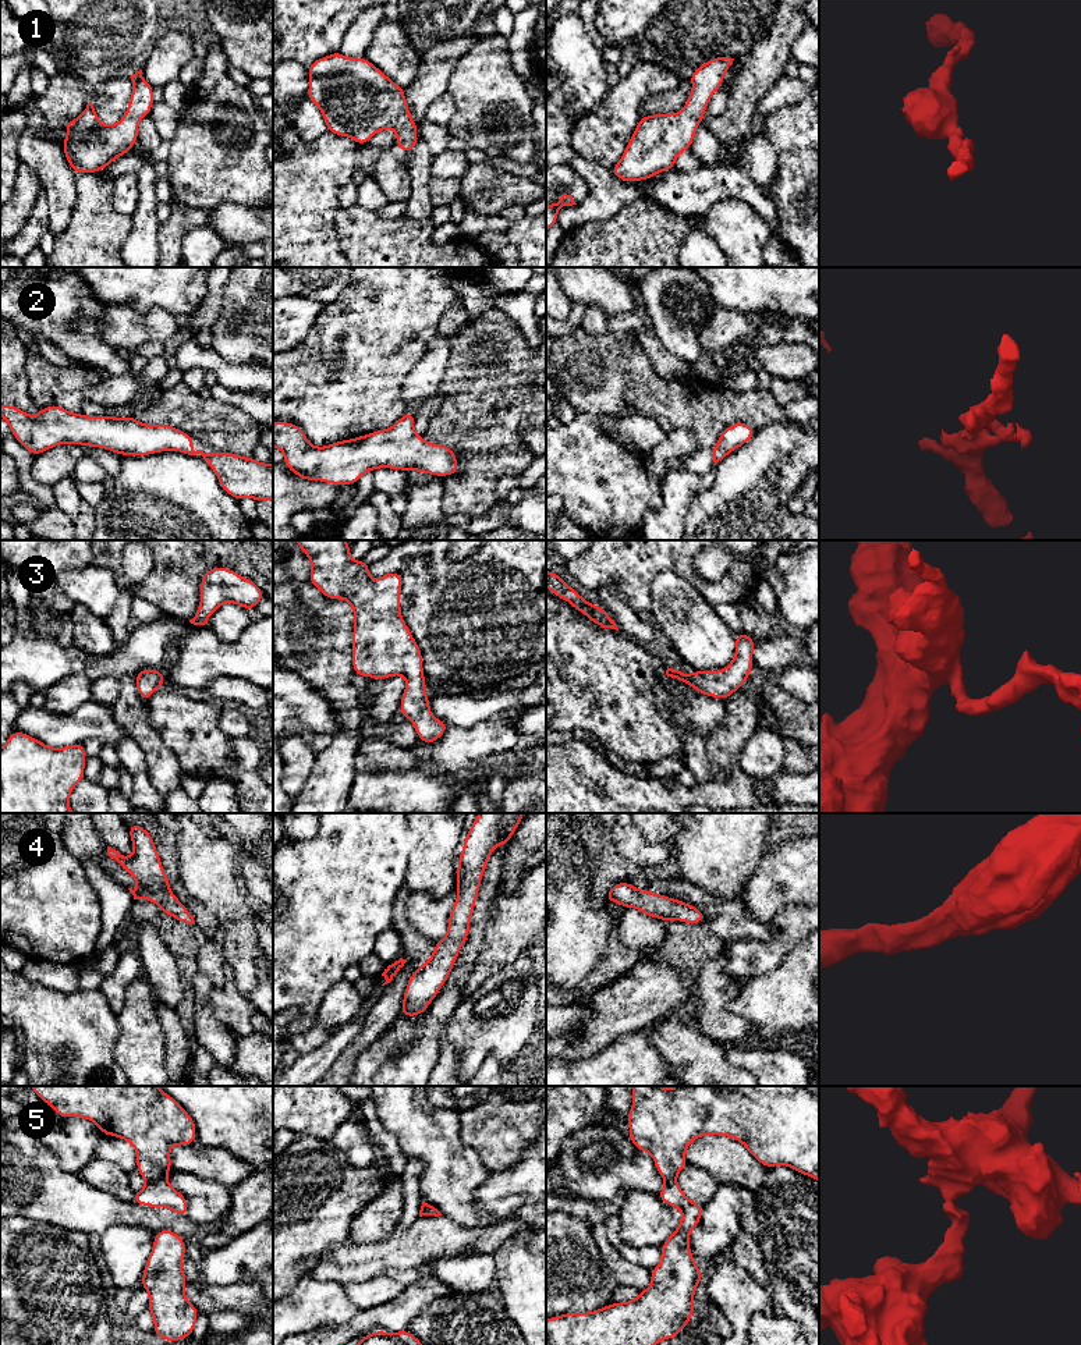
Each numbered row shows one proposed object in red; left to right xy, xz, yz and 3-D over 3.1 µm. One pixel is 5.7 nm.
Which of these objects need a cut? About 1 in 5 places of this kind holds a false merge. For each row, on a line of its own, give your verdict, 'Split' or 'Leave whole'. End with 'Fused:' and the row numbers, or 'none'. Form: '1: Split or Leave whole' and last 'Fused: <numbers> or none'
1: Leave whole
2: Leave whole
3: Leave whole
4: Leave whole
5: Split
Fused: 5

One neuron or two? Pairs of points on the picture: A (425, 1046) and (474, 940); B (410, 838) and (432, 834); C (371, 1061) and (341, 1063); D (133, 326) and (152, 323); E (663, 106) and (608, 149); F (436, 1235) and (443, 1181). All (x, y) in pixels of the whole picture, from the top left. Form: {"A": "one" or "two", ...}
{"A": "one", "B": "two", "C": "two", "D": "one", "E": "two", "F": "two"}

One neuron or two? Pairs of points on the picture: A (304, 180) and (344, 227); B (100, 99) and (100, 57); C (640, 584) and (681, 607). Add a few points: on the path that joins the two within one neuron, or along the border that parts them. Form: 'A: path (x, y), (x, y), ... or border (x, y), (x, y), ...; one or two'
A: border (339, 208), (335, 216), (335, 233), (341, 248); two
B: border (128, 77), (107, 78), (92, 92); two
C: border (673, 570), (665, 570), (654, 578), (649, 611); two

